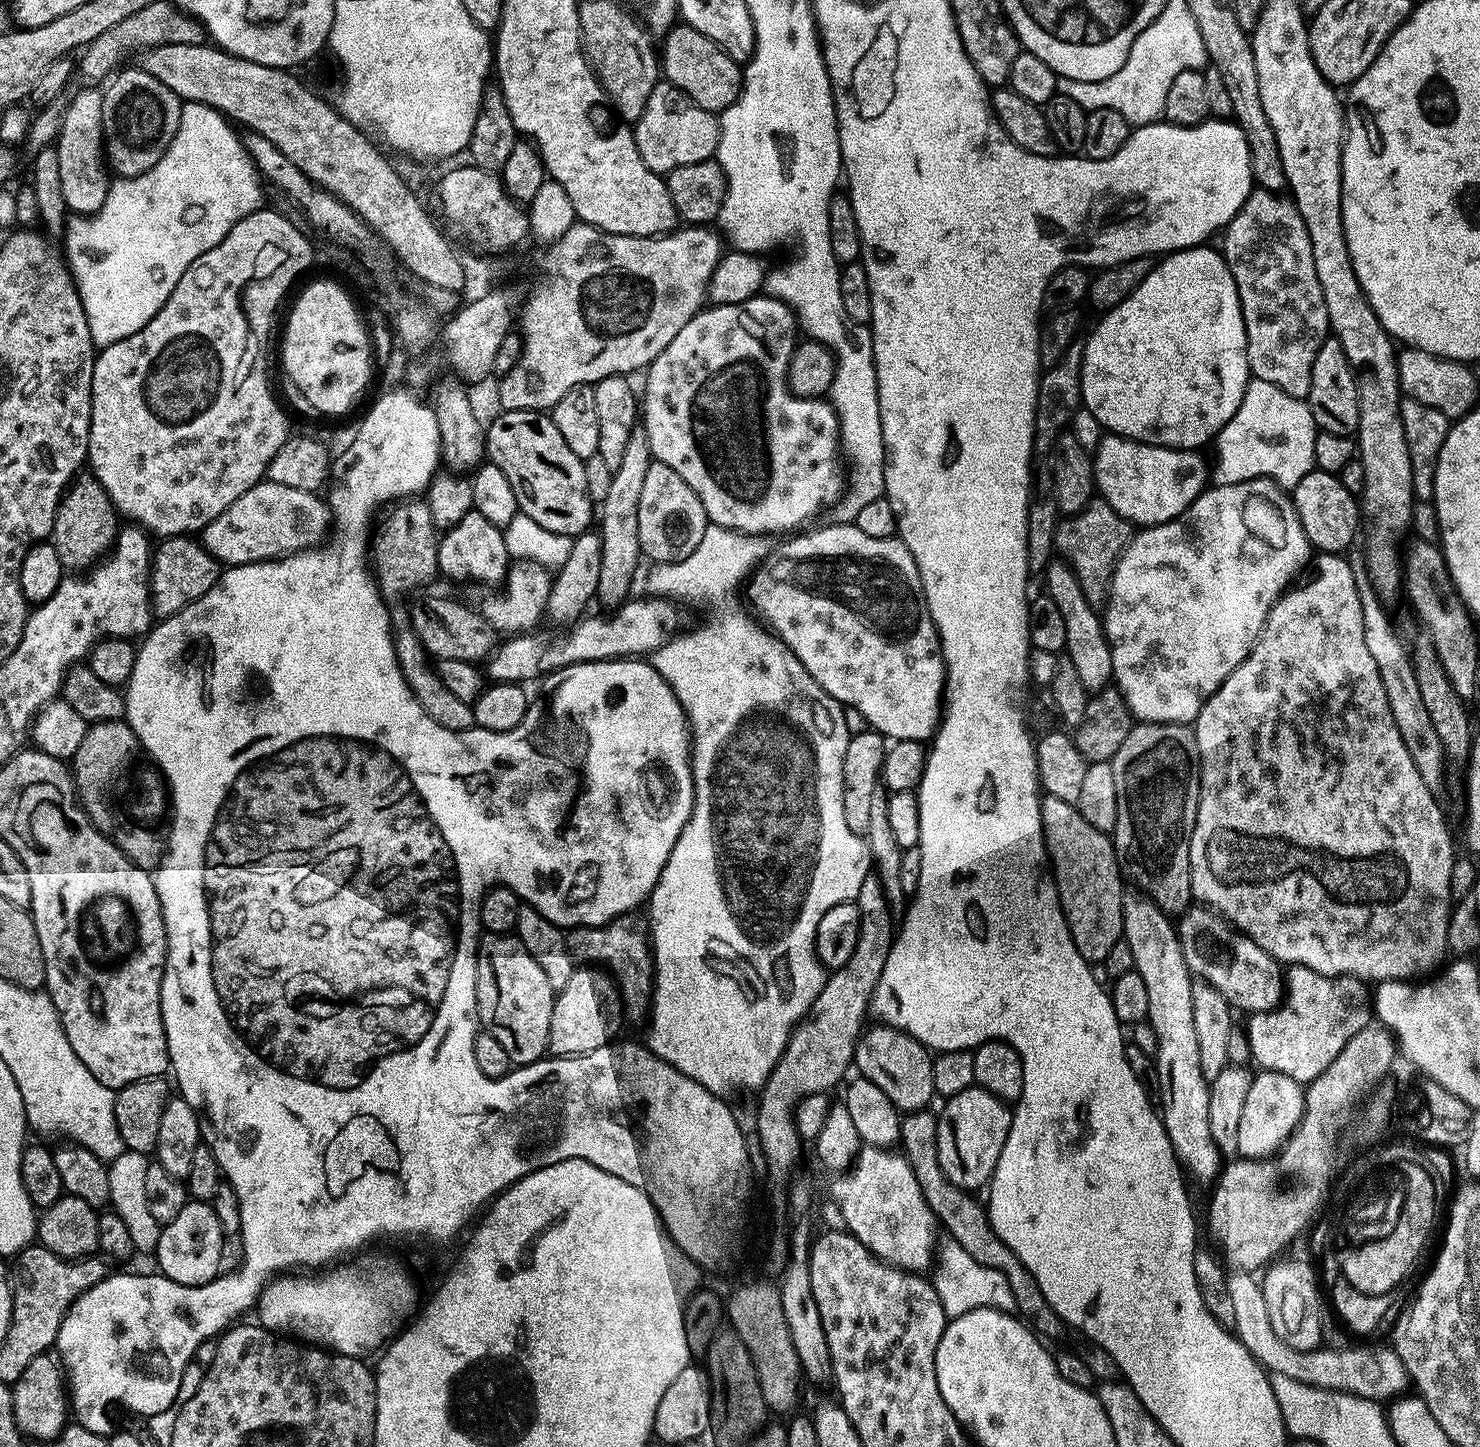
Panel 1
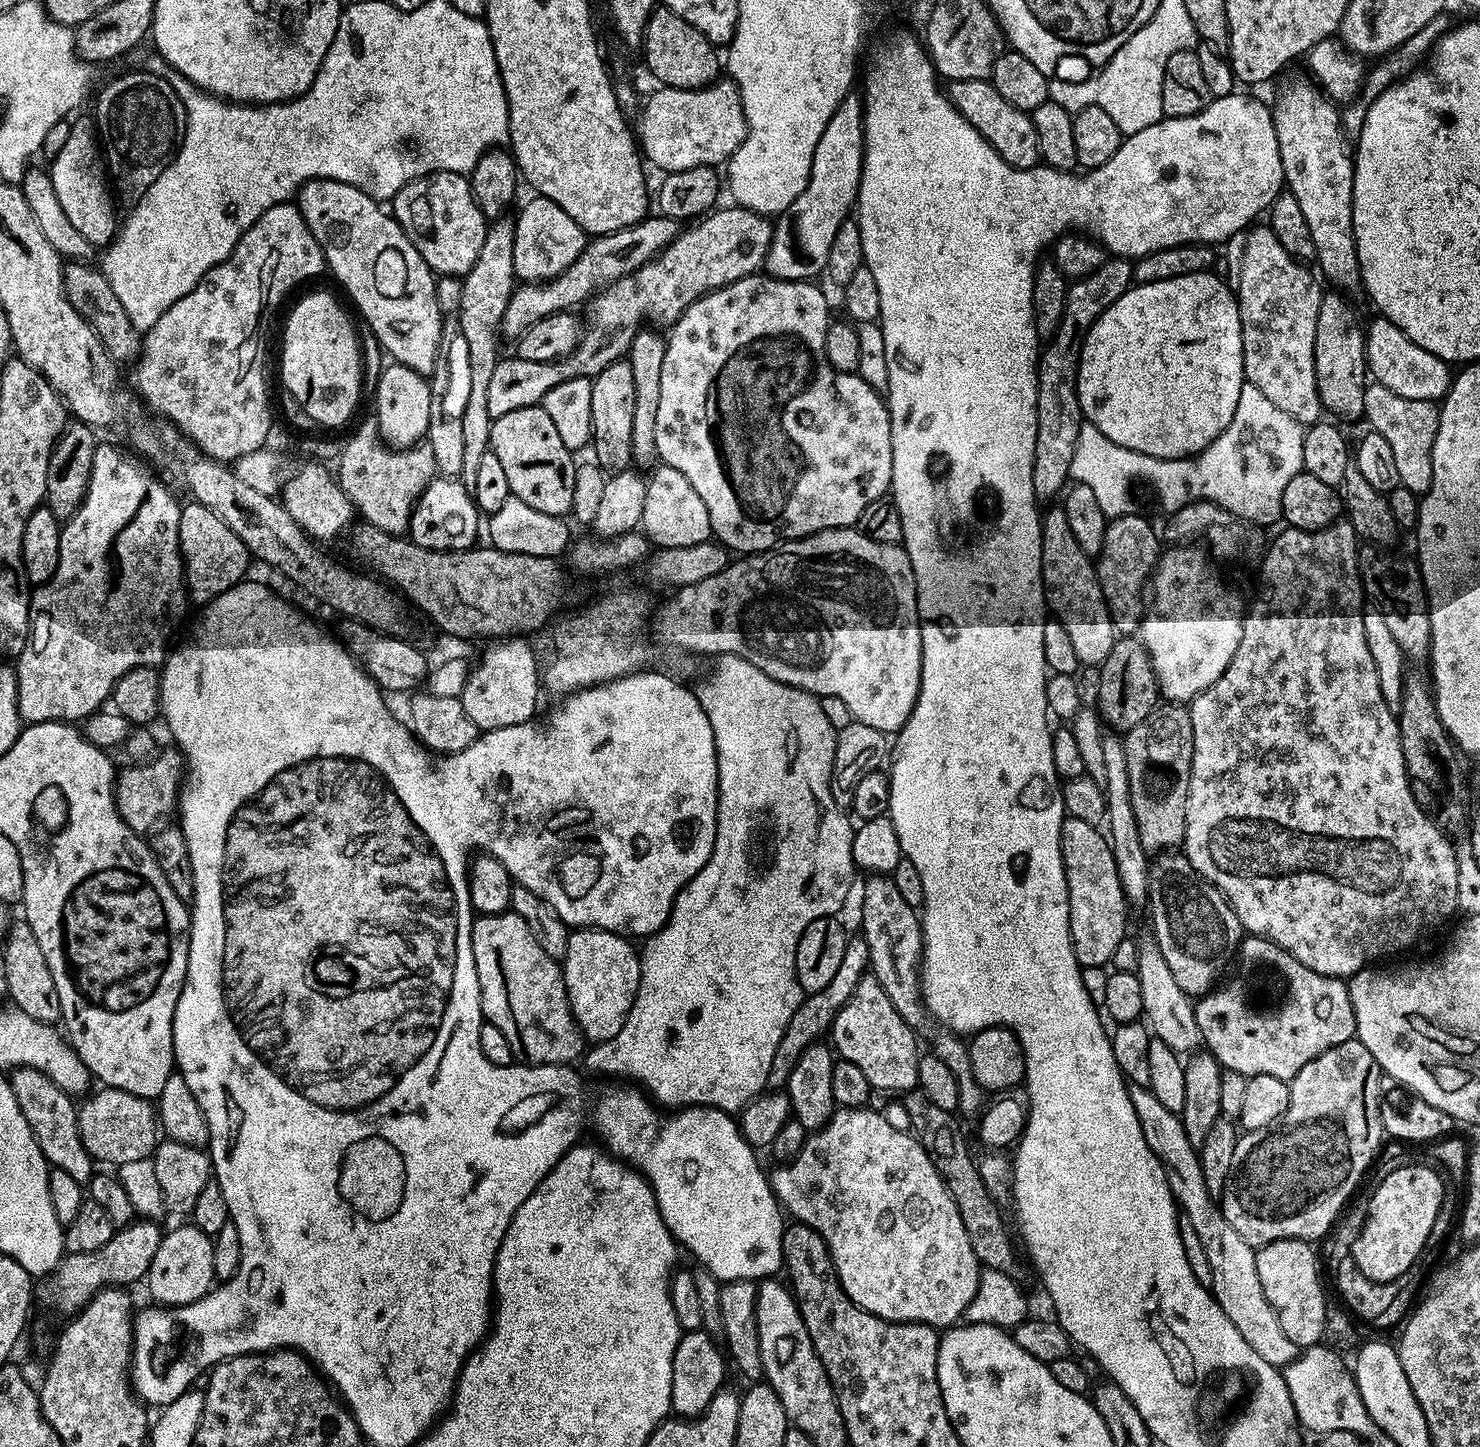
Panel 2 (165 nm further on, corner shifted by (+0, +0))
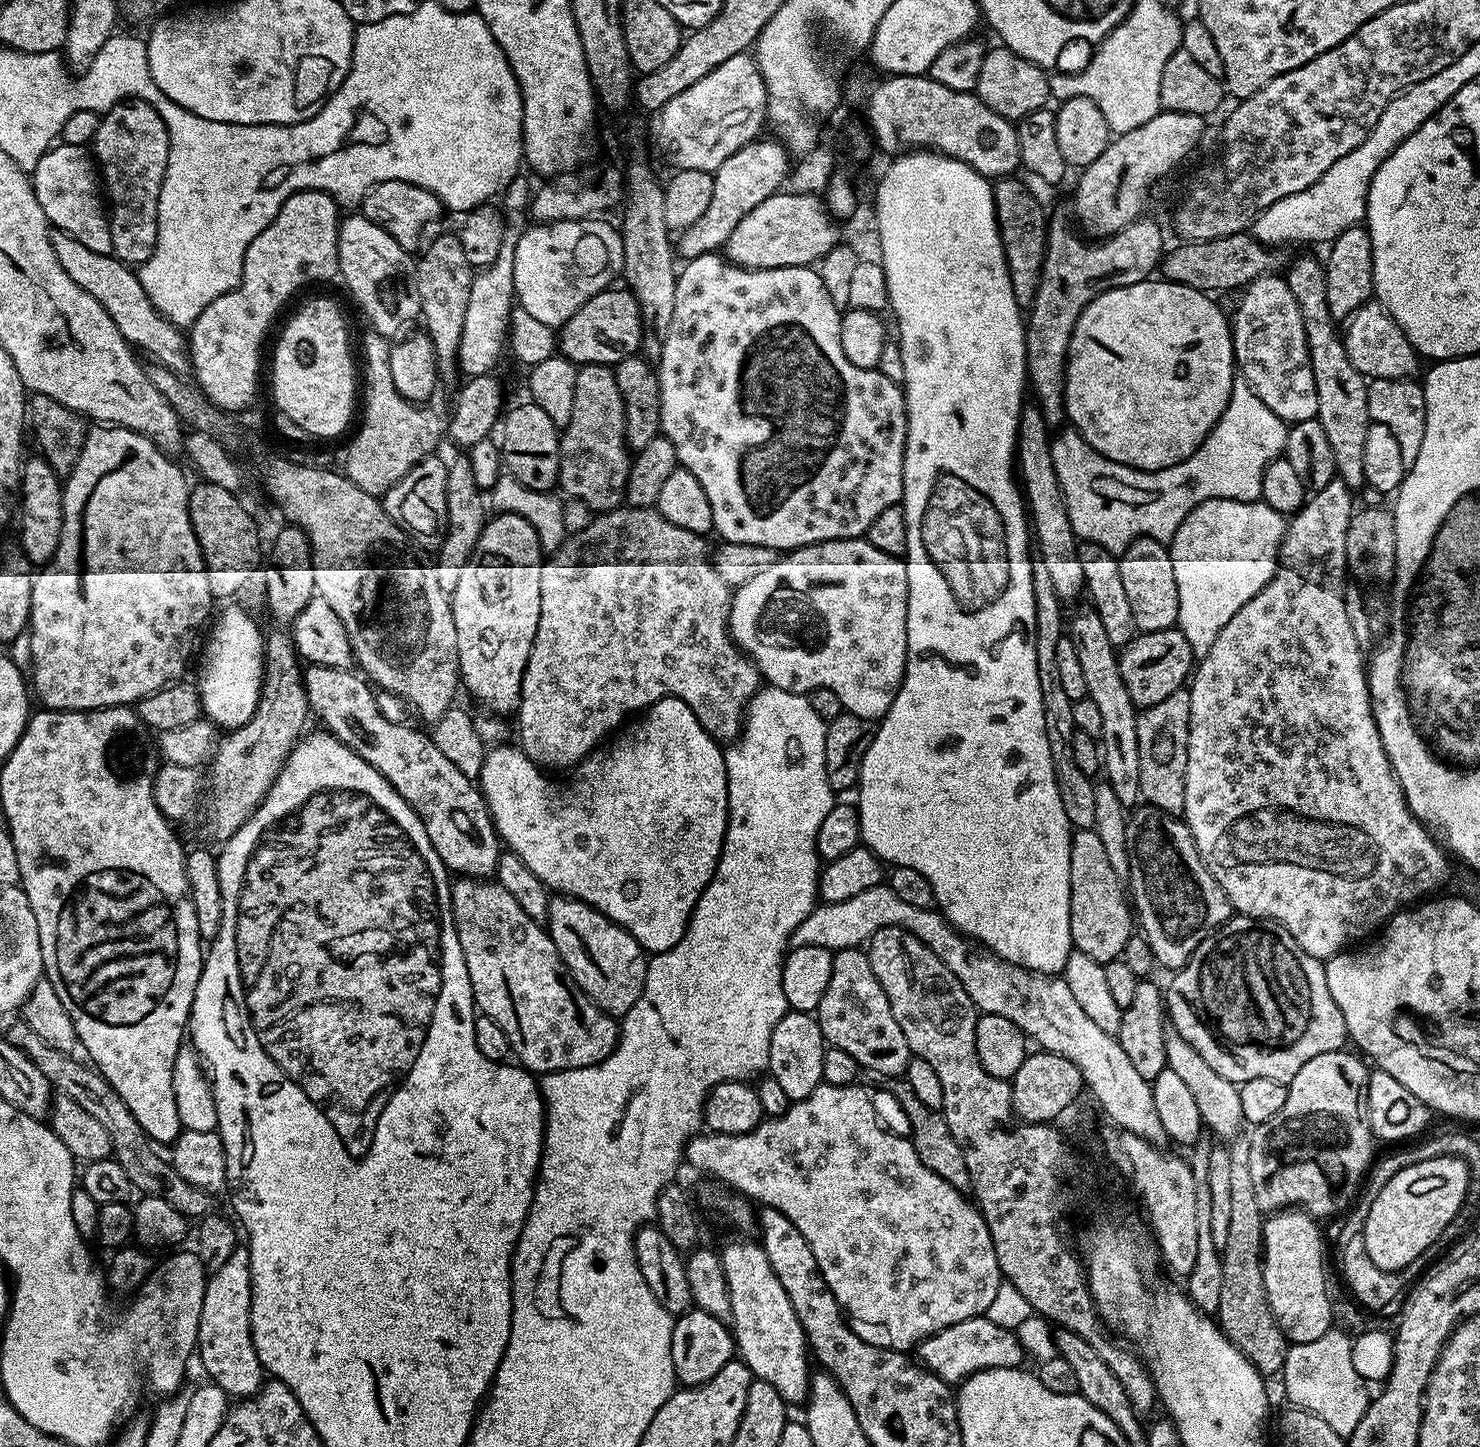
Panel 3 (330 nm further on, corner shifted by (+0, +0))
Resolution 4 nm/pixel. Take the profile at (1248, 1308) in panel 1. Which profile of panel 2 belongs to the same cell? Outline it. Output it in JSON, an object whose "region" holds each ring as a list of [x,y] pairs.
{"region":[[[1133,1084],[1129,1087],[1128,1093],[1130,1102],[1134,1104],[1134,1114],[1138,1116],[1138,1126],[1142,1126],[1142,1134],[1146,1138],[1150,1150],[1154,1150],[1156,1157],[1164,1163],[1166,1182],[1172,1191],[1172,1198],[1176,1201],[1183,1219],[1188,1220],[1190,1226],[1194,1226],[1194,1230],[1202,1242],[1202,1247],[1206,1250],[1206,1258],[1210,1258],[1212,1297],[1218,1302],[1218,1306],[1222,1306],[1222,1310],[1226,1310],[1226,1318],[1230,1318],[1230,1322],[1234,1322],[1234,1326],[1238,1326],[1238,1334],[1242,1334],[1242,1338],[1246,1338],[1246,1342],[1250,1342],[1254,1354],[1266,1358],[1266,1362],[1277,1366],[1294,1362],[1298,1355],[1297,1346],[1294,1342],[1290,1342],[1290,1338],[1286,1338],[1286,1333],[1278,1322],[1278,1314],[1274,1314],[1274,1310],[1262,1290],[1262,1282],[1258,1282],[1257,1249],[1252,1248],[1250,1242],[1245,1242],[1238,1235],[1238,1230],[1234,1230],[1234,1226],[1230,1226],[1230,1222],[1226,1222],[1224,1211],[1220,1208],[1217,1197],[1212,1196],[1210,1190],[1206,1190],[1206,1178],[1202,1178],[1200,1153],[1190,1142],[1190,1138],[1186,1138],[1186,1130],[1182,1126],[1179,1115],[1166,1110],[1166,1106],[1162,1106],[1162,1102],[1158,1102],[1158,1098],[1154,1098],[1149,1087],[1143,1088]]]}

